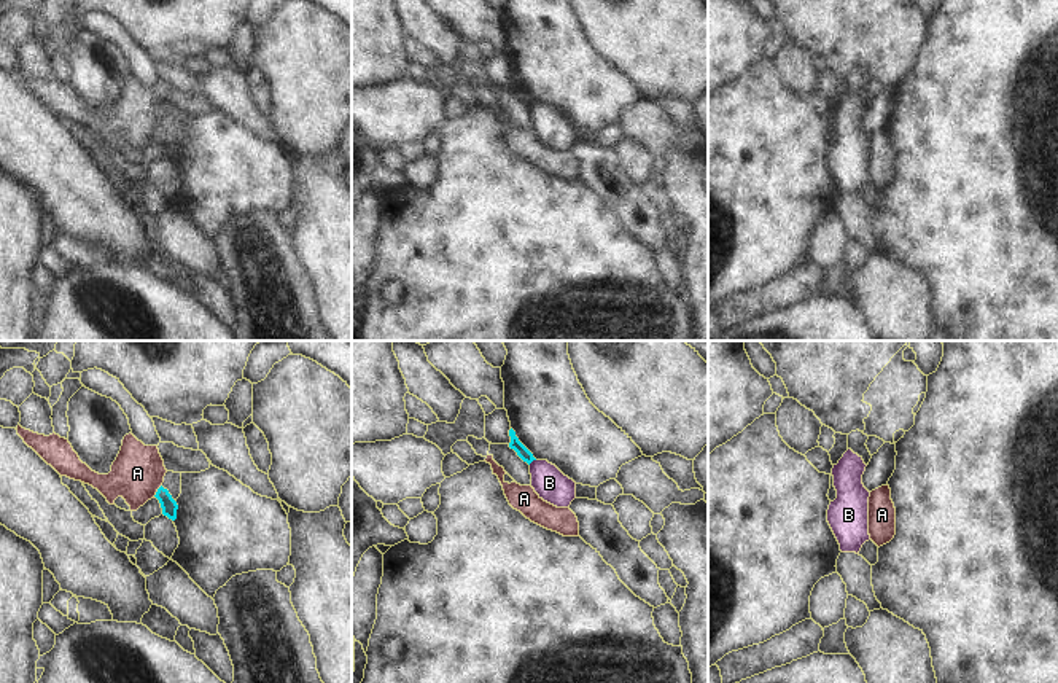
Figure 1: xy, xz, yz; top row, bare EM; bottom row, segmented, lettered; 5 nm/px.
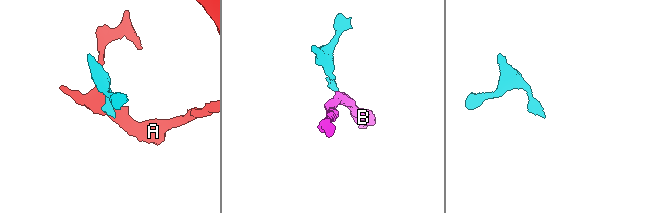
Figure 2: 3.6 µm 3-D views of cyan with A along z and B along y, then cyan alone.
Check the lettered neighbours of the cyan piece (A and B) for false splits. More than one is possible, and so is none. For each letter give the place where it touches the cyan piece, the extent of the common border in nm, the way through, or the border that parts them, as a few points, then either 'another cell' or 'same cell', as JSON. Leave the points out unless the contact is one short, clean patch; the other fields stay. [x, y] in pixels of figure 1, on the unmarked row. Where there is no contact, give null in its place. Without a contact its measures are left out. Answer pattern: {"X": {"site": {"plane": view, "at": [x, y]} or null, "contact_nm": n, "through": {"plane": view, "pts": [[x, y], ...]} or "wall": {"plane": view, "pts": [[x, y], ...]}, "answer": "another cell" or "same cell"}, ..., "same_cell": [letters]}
{"A": {"site": {"plane": "xy", "at": [158, 134]}, "contact_nm": 80, "wall": {"plane": "xy", "pts": [[161, 128], [153, 139]]}, "answer": "another cell"}, "B": {"site": {"plane": "xz", "at": [532, 104]}, "contact_nm": 50, "wall": {"plane": "xz", "pts": [[535, 102], [528, 107]]}, "answer": "another cell"}, "same_cell": []}

